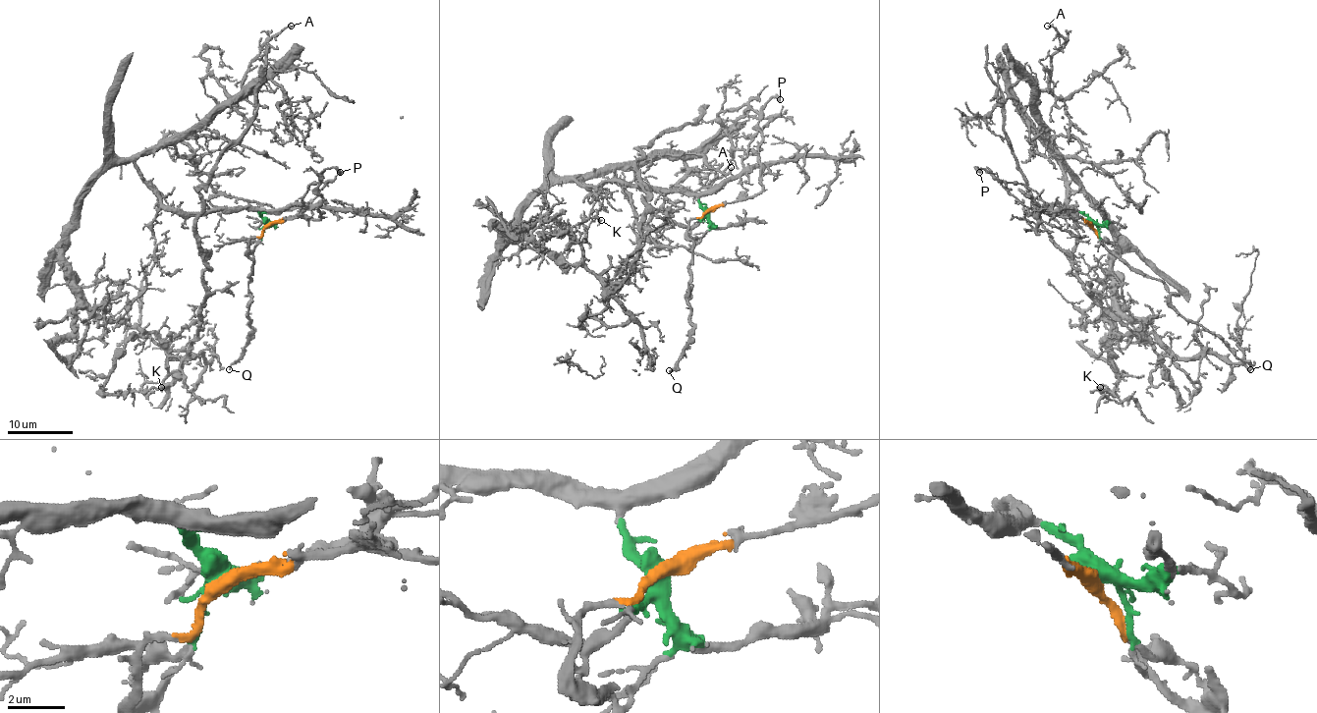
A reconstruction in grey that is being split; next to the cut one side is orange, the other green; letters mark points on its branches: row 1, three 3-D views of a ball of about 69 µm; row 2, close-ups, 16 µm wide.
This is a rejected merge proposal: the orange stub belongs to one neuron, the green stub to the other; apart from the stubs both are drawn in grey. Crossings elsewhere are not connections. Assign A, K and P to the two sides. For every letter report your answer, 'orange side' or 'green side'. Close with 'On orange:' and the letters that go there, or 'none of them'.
A: green side
K: green side
P: orange side
On orange: P

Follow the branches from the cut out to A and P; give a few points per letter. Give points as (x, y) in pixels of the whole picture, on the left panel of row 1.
A: (267, 223), (255, 210), (169, 210), (135, 161), (192, 137), (231, 104), (265, 44), (291, 26)
P: (267, 223), (322, 216), (319, 210), (322, 195), (319, 192), (319, 176), (325, 169), (334, 168), (340, 173)

